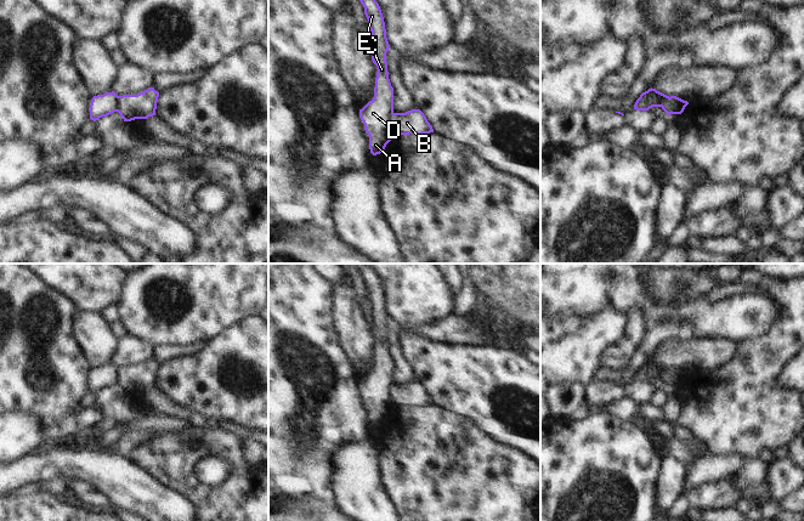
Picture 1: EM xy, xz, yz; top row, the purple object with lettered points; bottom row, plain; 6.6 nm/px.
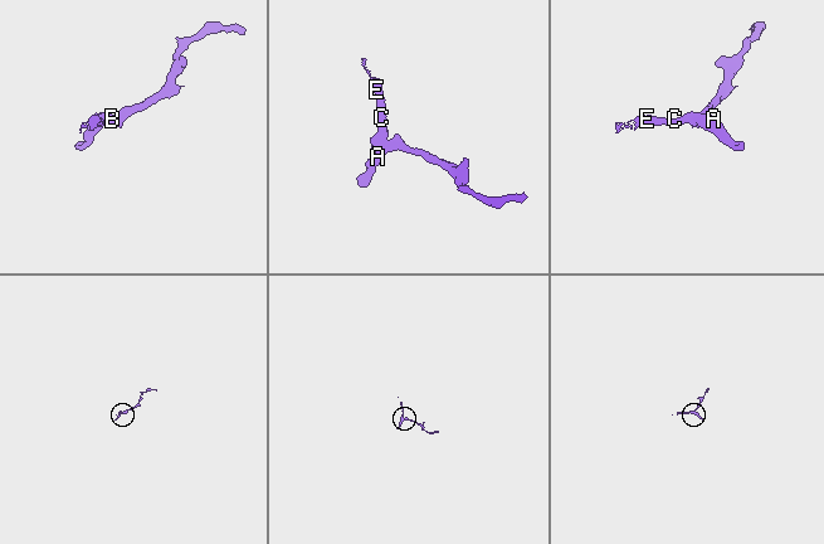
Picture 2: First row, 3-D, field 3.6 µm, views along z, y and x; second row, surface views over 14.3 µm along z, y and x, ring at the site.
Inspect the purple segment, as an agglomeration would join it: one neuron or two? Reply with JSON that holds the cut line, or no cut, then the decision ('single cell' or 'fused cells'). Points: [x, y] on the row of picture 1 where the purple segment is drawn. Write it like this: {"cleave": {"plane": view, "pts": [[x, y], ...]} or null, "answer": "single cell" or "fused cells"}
{"cleave": {"plane": "xz", "pts": [[394, 113], [390, 118], [390, 132], [392, 136]]}, "answer": "fused cells"}

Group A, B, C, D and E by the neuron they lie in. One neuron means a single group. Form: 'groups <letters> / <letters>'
groups A C D E / B

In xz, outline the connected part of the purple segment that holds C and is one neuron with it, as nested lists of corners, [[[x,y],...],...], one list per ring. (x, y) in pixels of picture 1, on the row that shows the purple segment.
[[[359,0],[369,22],[375,55],[373,63],[378,67],[374,97],[362,109],[359,118],[369,135],[369,149],[373,155],[380,154],[392,140],[390,118],[393,114],[393,87],[387,72],[386,52],[390,49],[384,17],[375,0]]]

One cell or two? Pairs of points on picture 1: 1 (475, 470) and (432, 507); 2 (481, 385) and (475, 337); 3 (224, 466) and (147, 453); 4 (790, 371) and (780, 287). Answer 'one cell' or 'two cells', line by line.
1: one cell
2: two cells
3: two cells
4: two cells

